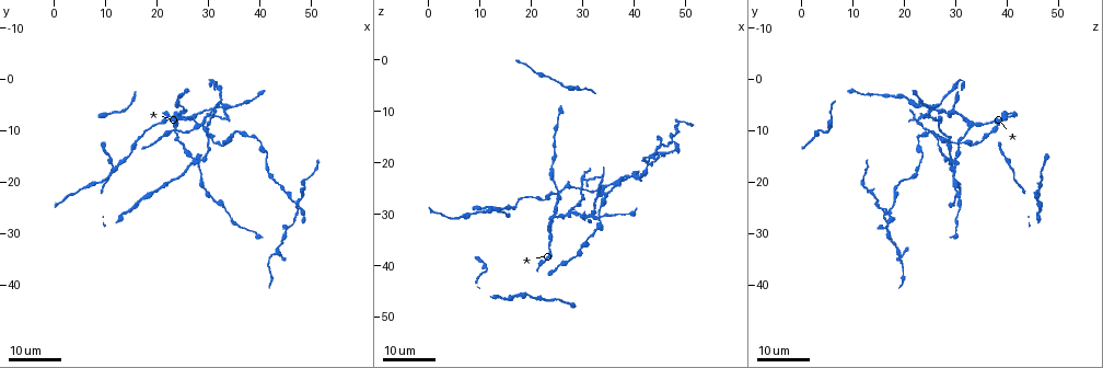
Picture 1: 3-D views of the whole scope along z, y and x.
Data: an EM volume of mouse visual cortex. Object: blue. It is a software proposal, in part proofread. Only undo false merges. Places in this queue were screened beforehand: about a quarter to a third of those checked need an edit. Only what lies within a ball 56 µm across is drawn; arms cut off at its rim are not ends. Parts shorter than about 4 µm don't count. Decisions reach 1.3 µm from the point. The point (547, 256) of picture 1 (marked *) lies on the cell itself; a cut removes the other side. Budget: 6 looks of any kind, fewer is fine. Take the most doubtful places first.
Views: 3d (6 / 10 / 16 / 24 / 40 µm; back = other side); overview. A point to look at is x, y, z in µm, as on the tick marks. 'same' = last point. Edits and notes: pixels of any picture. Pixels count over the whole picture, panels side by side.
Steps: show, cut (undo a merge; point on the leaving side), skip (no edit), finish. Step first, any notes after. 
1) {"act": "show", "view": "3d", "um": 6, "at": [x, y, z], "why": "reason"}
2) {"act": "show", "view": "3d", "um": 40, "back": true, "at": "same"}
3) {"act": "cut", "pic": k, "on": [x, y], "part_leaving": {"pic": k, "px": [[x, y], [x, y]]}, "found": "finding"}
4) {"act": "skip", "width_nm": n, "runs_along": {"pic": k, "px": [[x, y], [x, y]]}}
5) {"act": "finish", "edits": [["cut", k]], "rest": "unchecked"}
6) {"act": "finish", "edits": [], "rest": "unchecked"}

{"act": "show", "view": "3d", "um": 16, "at": [47.0, 26.0, 15.5], "why": "arms part here"}

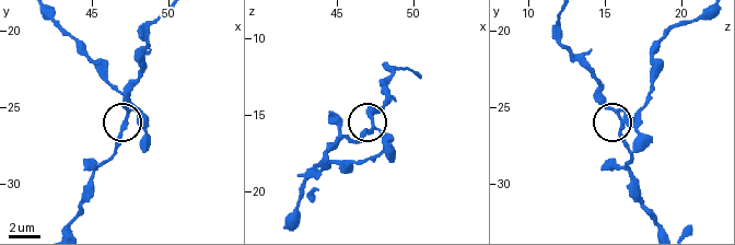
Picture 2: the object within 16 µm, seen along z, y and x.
{"act": "show", "view": "3d", "um": 10, "at": [47.4, 25.4, 16.0], "why": "closer look"}

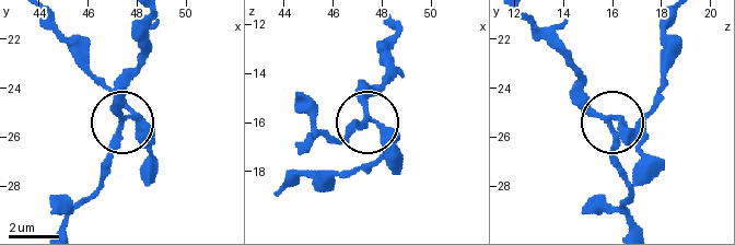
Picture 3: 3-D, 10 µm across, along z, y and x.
{"act": "cut", "pic": 3, "on": [119, 123], "width_nm": 210, "part_leaving": {"pic": 3, "px": [[386, 139], [357, 123], [338, 139], [313, 141]]}, "found": "two cells meet here"}

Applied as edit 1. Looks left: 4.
{"act": "show", "view": "3d", "um": 24, "at": [11.5, 17.0, 29.5], "why": "arms part here"}

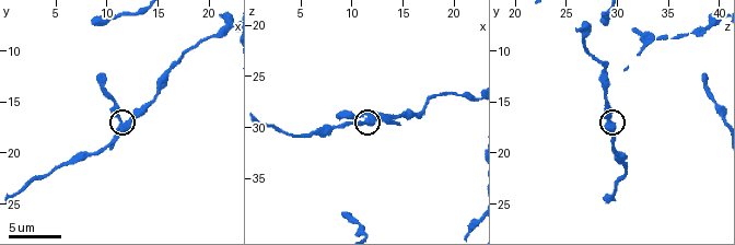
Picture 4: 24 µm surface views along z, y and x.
{"act": "show", "view": "3d", "um": 6, "at": [11.8, 17.4, 29.8]}

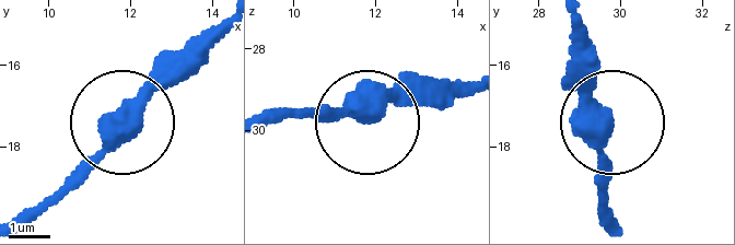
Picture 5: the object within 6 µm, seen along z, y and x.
{"act": "skip", "runs_along": {"pic": 5, "px": [[571, 18], [574, 81], [609, 123], [603, 223]]}, "found": "continuous, no second cell"}

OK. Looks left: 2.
{"act": "show", "view": "3d", "um": 24, "at": [24.5, 7.5, 26.0], "why": "side arm on a straight run"}

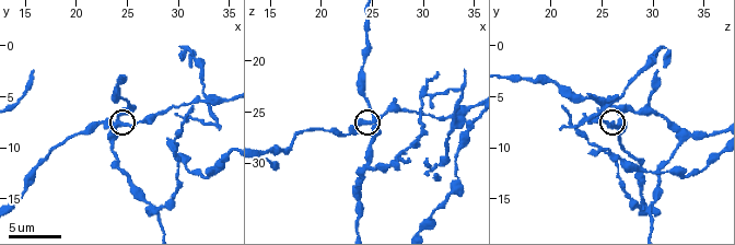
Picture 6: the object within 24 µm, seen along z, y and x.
{"act": "show", "view": "3d", "um": 10, "at": [24.2, 7.6, 26.2]}

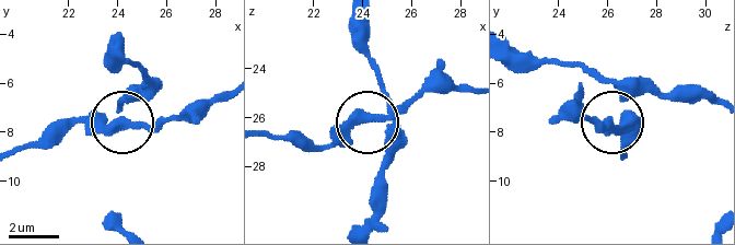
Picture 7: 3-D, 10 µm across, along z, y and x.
{"act": "skip", "side_arm_um": 20, "found": "continuous, no second cell"}

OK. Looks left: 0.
{"act": "finish", "edits": [["cut", 3]], "rest": "unchecked"}

